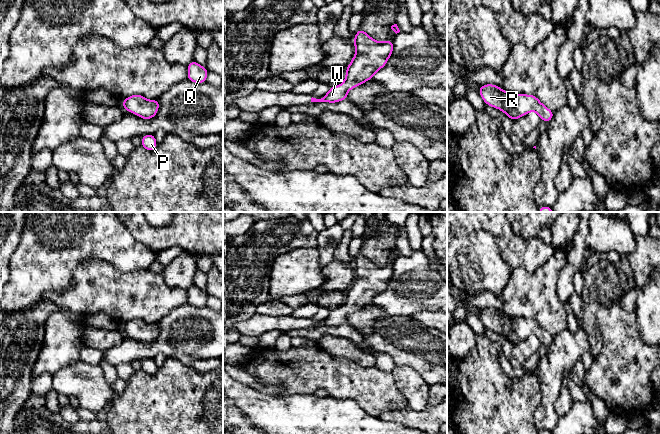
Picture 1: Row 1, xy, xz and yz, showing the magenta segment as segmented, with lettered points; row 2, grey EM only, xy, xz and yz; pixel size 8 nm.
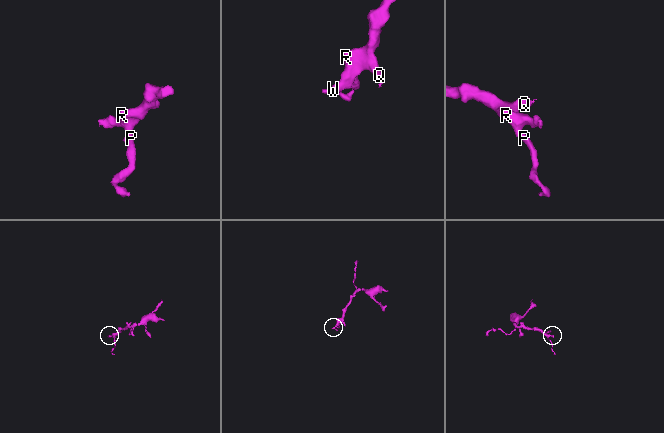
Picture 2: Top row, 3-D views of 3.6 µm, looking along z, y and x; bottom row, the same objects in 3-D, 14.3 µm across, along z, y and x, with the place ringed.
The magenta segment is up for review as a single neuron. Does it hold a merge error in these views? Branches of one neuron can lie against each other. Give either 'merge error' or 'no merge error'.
no merge error

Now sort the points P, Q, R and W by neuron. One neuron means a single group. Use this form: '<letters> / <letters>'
P Q R W

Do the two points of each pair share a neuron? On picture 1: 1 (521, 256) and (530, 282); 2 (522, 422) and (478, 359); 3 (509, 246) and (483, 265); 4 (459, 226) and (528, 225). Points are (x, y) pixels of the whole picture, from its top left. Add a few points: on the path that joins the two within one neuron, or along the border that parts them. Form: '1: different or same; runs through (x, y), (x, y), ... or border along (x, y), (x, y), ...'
1: different; border along (548, 260), (532, 272), (522, 267), (511, 269)
2: same; runs through (506, 406), (478, 378), (478, 375)
3: different; border along (489, 232), (497, 243), (501, 257), (511, 270)
4: different; border along (509, 222), (512, 230), (517, 235), (531, 238)

